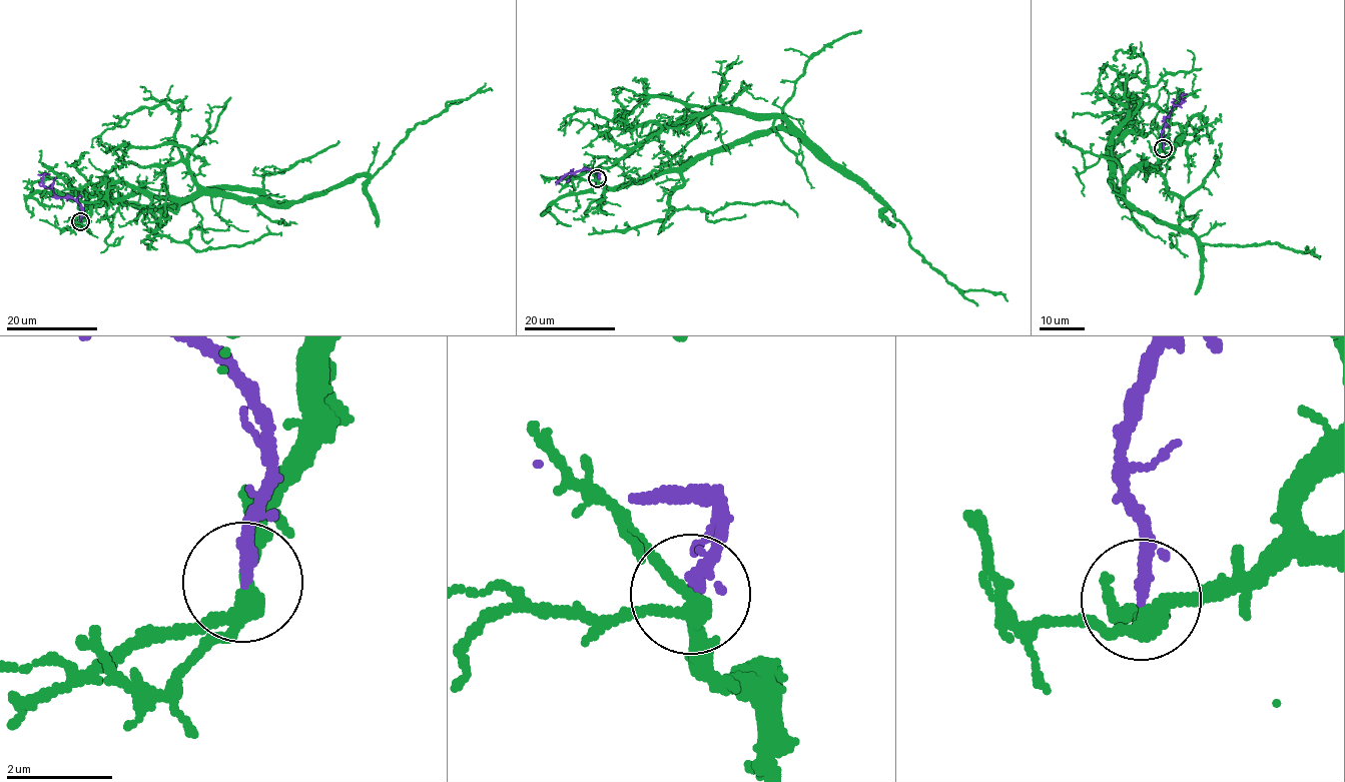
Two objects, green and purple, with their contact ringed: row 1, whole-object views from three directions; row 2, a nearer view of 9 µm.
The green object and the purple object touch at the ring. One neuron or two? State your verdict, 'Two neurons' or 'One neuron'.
Two neurons

